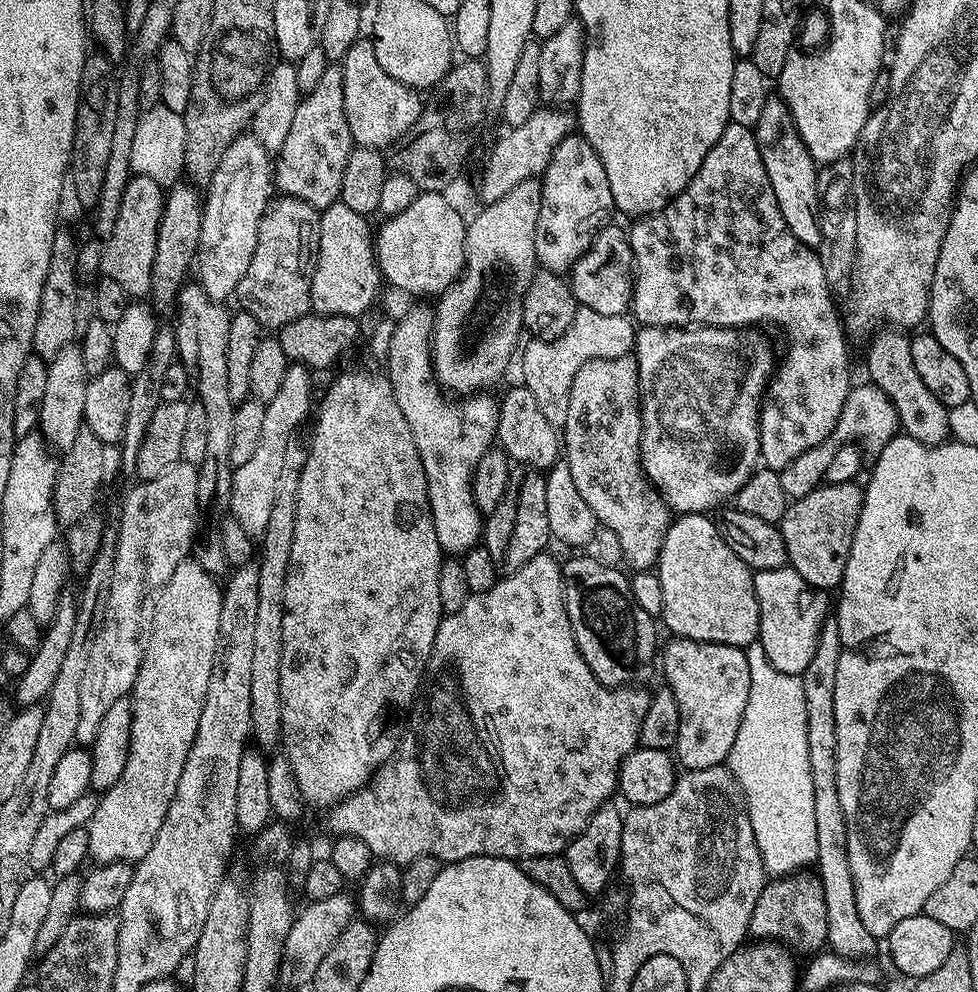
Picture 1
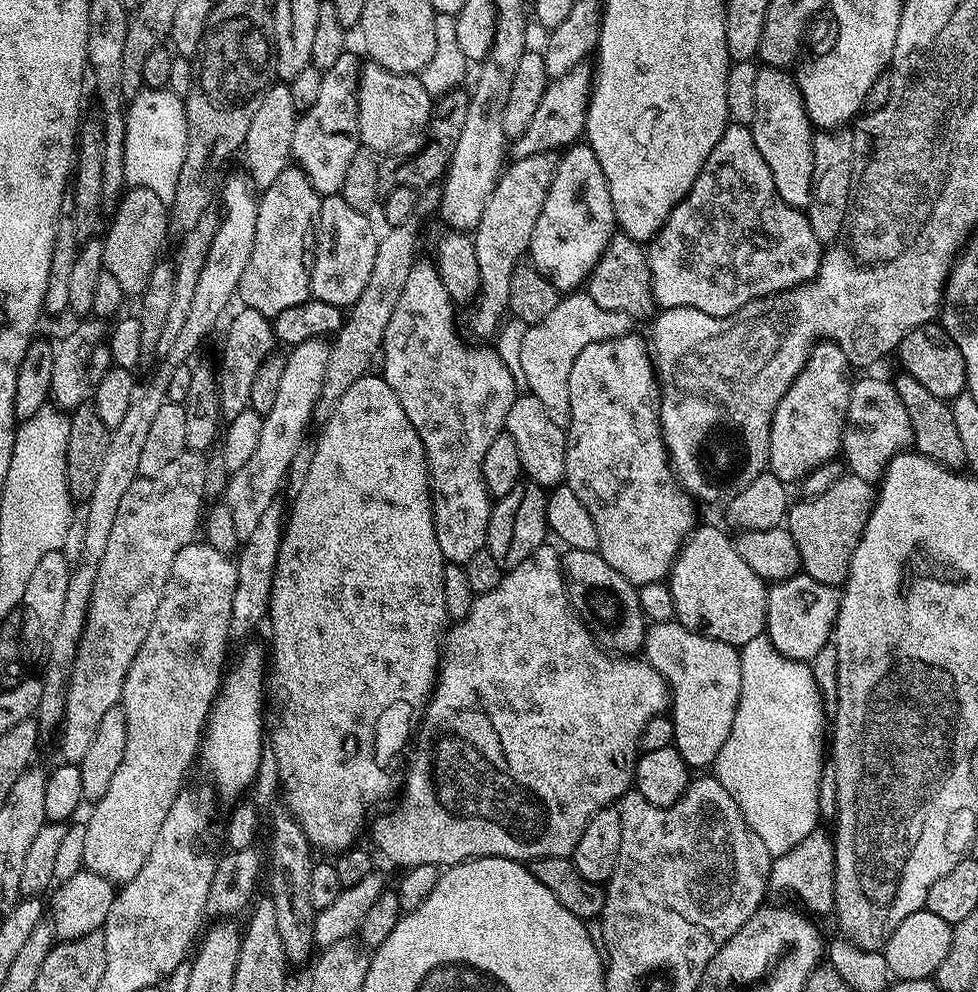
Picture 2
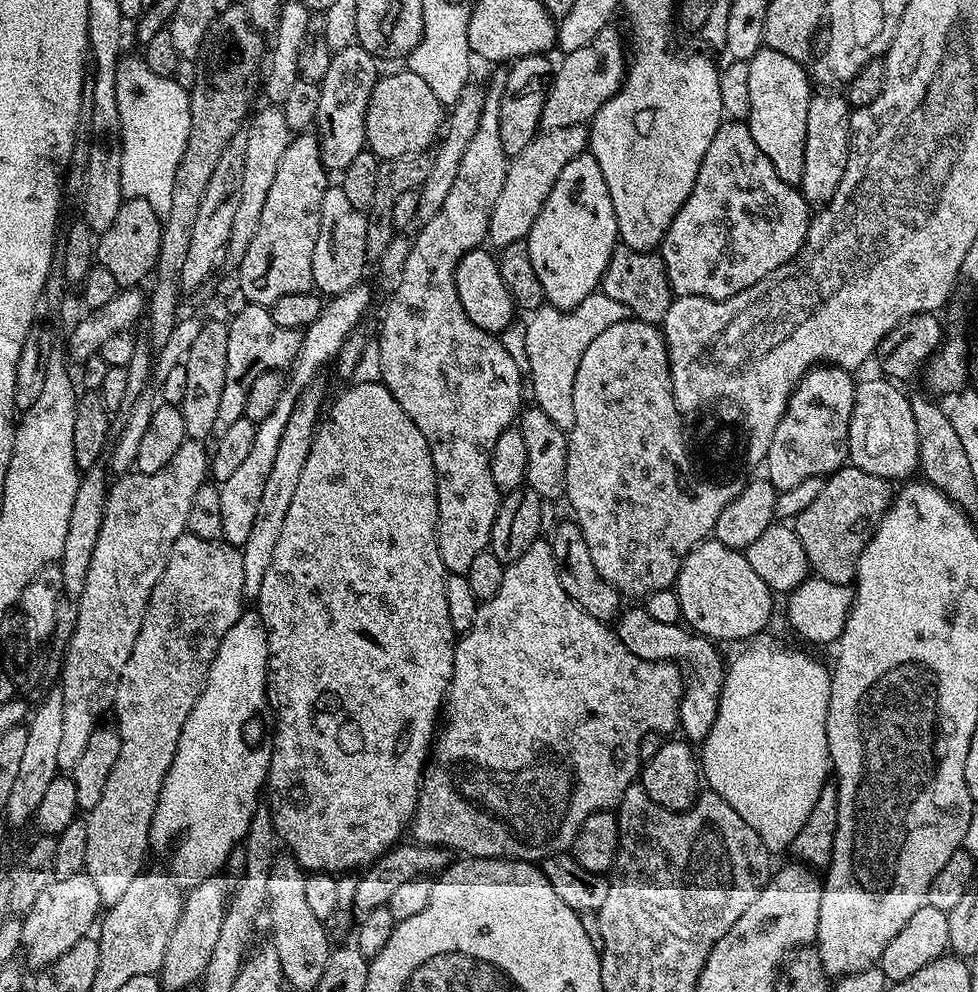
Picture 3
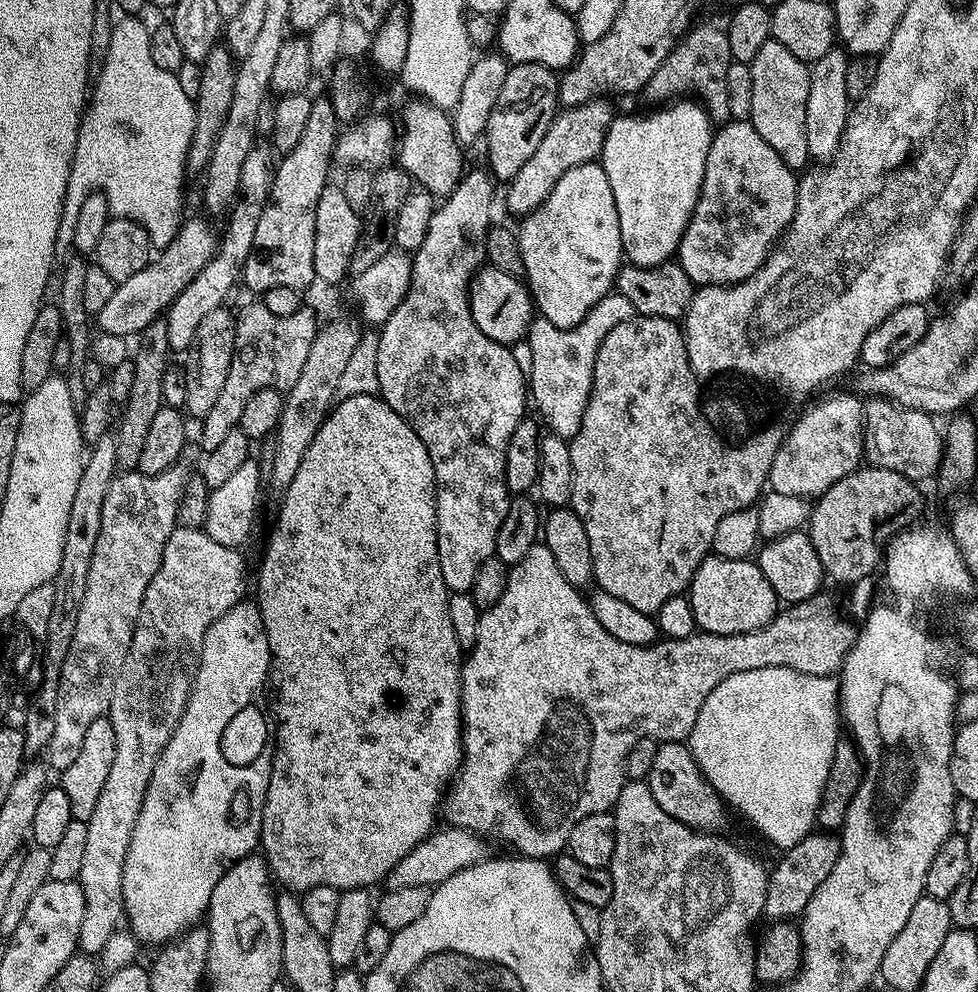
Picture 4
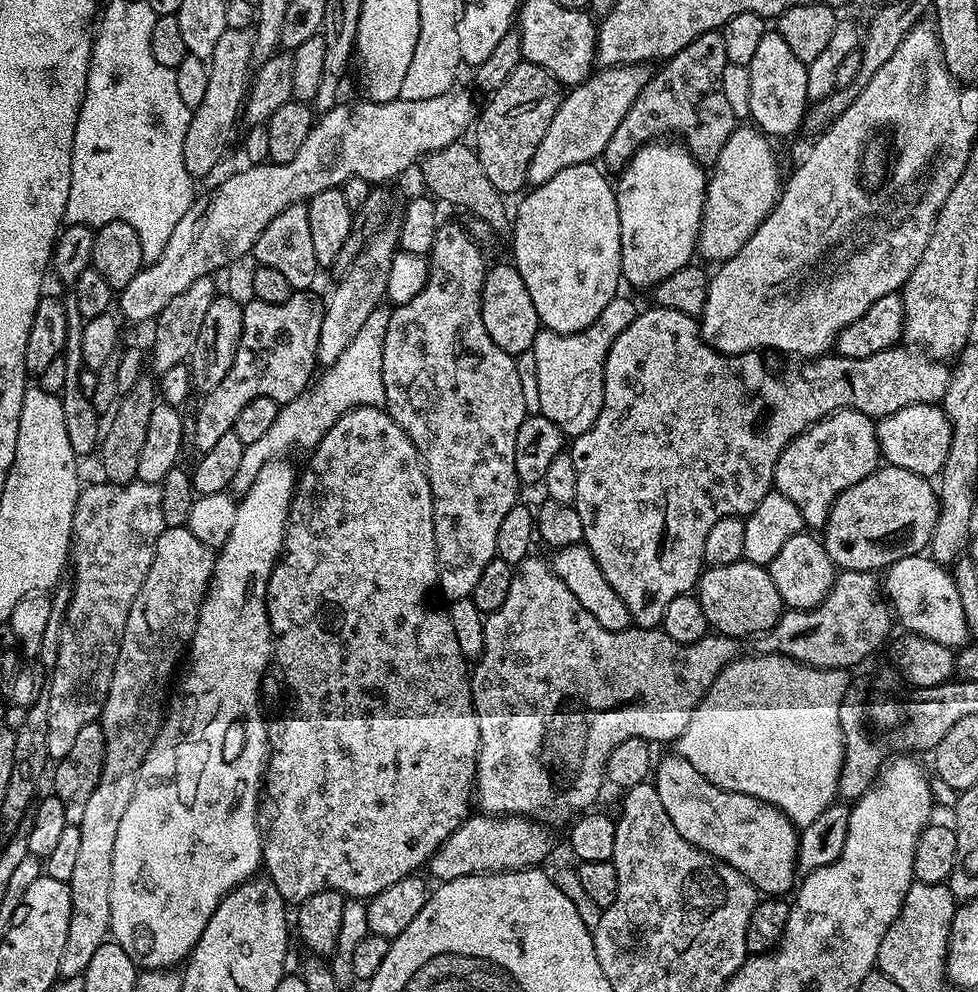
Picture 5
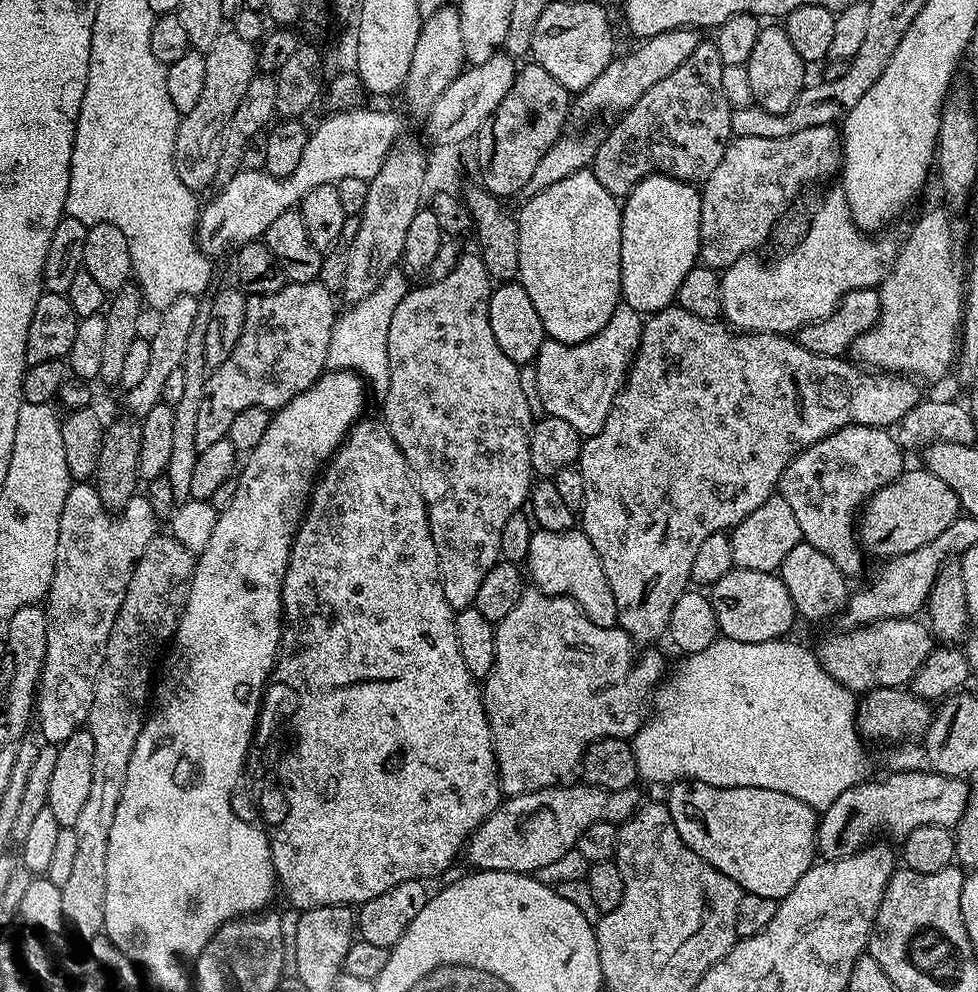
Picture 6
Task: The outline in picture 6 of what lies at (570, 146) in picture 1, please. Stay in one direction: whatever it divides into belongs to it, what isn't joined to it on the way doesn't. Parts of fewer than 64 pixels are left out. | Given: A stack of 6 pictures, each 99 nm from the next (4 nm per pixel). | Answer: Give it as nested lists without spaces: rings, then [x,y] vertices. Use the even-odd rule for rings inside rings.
[[[591,170],[570,174],[568,178],[563,178],[552,186],[547,186],[541,193],[535,194],[534,197],[525,199],[522,205],[524,205],[524,209],[518,212],[516,221],[516,229],[518,230],[518,270],[520,271],[518,282],[524,287],[526,294],[530,294],[530,302],[534,302],[534,310],[538,310],[538,318],[542,318],[544,335],[547,339],[557,340],[563,344],[586,342],[594,334],[598,334],[598,330],[602,330],[602,326],[606,326],[606,322],[610,322],[610,314],[614,314],[617,304],[621,303],[622,300],[620,294],[620,263],[622,262],[621,205],[618,203],[617,197],[611,196],[606,190],[606,186],[602,186],[602,182],[598,182],[598,178],[594,178]]]

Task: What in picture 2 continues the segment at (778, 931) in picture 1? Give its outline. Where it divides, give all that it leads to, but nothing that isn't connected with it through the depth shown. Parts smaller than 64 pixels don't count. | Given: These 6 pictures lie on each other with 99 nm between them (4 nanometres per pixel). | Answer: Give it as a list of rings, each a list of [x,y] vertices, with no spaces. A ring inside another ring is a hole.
[[[822,830],[812,831],[798,846],[786,850],[786,854],[775,857],[768,875],[769,889],[774,893],[785,892],[800,899],[801,909],[824,916],[836,906],[836,848],[833,839]]]

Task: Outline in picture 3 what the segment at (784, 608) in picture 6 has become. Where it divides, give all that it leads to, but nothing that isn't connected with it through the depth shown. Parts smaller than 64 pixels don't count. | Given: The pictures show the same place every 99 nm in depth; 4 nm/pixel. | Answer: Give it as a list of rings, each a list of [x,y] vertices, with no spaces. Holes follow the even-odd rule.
[[[714,538],[700,543],[680,567],[674,590],[678,594],[683,623],[698,636],[706,636],[713,642],[720,640],[751,641],[765,631],[772,616],[772,589],[754,574],[747,555],[743,551],[722,546]]]

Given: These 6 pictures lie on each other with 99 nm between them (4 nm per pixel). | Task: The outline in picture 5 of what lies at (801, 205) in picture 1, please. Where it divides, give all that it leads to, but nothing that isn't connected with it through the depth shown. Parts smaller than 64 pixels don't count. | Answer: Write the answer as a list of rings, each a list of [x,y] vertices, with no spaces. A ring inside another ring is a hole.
[[[765,31],[762,43],[756,47],[754,58],[747,64],[750,74],[750,120],[765,136],[792,136],[801,131],[804,117],[810,107],[806,94],[808,66],[803,64],[786,46],[779,32]]]

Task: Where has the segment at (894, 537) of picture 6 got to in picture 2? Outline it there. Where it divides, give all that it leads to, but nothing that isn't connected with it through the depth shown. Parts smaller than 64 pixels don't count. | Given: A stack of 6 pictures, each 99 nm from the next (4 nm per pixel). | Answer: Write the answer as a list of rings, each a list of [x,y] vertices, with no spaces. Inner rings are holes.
[[[845,474],[830,490],[817,496],[800,498],[788,509],[786,527],[798,546],[803,575],[823,584],[843,585],[848,579],[848,564],[860,541],[862,530],[872,513],[874,488],[862,478]]]

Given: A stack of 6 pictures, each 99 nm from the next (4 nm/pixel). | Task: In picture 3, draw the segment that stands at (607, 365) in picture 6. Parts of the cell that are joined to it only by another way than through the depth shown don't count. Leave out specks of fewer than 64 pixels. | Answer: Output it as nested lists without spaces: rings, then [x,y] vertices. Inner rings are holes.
[[[597,290],[591,292],[586,298],[582,298],[582,302],[578,302],[578,306],[573,308],[565,310],[545,306],[536,309],[527,317],[528,325],[524,328],[524,356],[528,359],[526,376],[527,379],[528,376],[532,379],[532,396],[536,399],[533,400],[535,407],[541,408],[546,418],[554,422],[554,426],[565,430],[574,426],[574,374],[578,374],[578,362],[582,362],[582,354],[586,354],[586,346],[590,346],[590,342],[594,342],[594,338],[598,338],[602,330],[614,326],[614,322],[629,319],[629,316],[622,302],[614,302],[614,298],[607,296],[603,290]]]

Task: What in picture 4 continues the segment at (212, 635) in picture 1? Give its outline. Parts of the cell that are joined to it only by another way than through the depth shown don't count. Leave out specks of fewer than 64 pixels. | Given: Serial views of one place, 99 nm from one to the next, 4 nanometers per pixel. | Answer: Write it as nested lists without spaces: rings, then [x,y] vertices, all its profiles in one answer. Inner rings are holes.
[[[177,526],[166,542],[166,550],[162,550],[158,574],[154,574],[154,578],[150,578],[150,586],[146,586],[142,610],[132,625],[130,650],[114,682],[108,707],[107,717],[114,726],[114,766],[110,766],[106,786],[102,786],[102,795],[98,797],[98,806],[94,806],[94,814],[90,814],[87,820],[86,851],[79,878],[82,894],[86,898],[78,945],[81,953],[99,954],[106,942],[118,931],[119,924],[116,923],[125,919],[122,866],[126,862],[130,834],[134,830],[134,822],[138,822],[146,786],[154,774],[154,766],[186,710],[186,702],[192,693],[192,679],[196,677],[196,667],[200,665],[206,630],[210,630],[212,623],[222,614],[226,614],[235,604],[245,599],[244,554],[241,549],[214,542],[214,538],[207,536],[201,529]]]

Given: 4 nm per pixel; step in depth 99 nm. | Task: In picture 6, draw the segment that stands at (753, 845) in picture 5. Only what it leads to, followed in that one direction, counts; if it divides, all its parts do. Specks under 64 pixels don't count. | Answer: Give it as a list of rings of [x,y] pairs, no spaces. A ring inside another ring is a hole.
[[[678,780],[667,789],[667,792],[666,803],[670,810],[670,818],[674,818],[674,826],[678,826],[678,834],[682,834],[682,842],[686,842],[686,846],[690,846],[690,850],[694,850],[694,854],[698,854],[698,858],[710,862],[710,866],[714,866],[714,870],[726,874],[726,878],[730,878],[744,892],[762,894],[762,898],[774,898],[779,902],[784,899],[786,894],[790,894],[790,890],[794,890],[798,878],[802,878],[802,874],[806,874],[806,870],[810,870],[817,859],[817,809],[806,806],[806,802],[798,802],[798,798],[790,798],[790,794],[782,794],[778,790],[762,790],[761,788],[719,788],[718,786],[710,786],[701,780]]]

